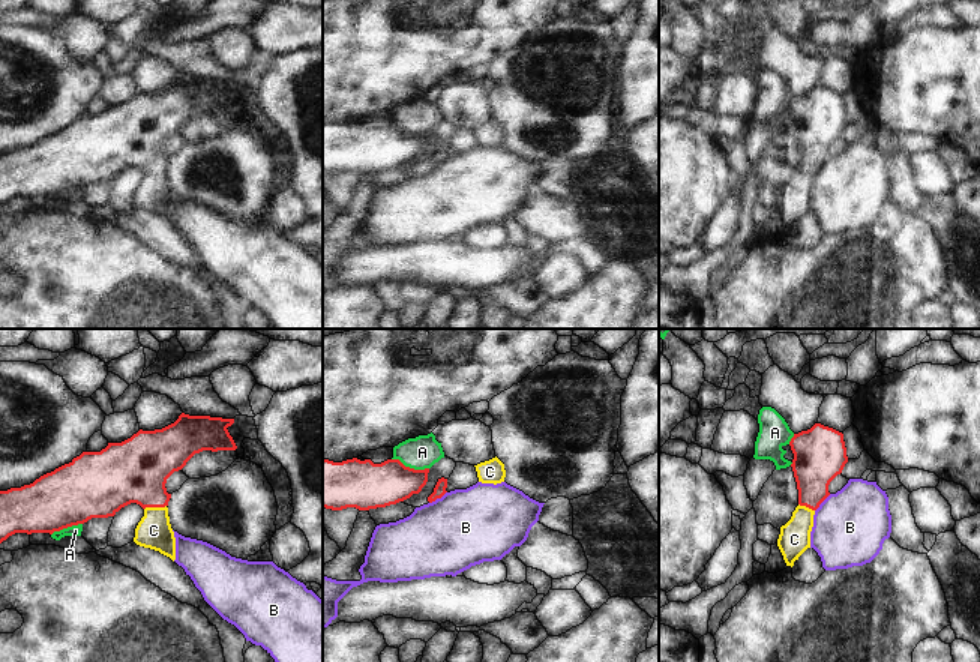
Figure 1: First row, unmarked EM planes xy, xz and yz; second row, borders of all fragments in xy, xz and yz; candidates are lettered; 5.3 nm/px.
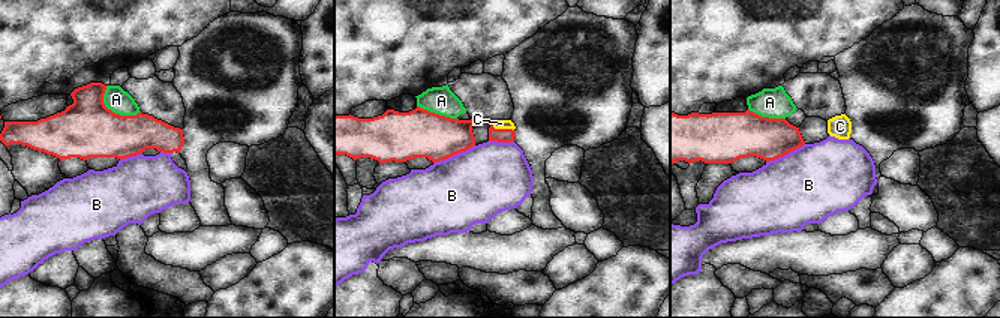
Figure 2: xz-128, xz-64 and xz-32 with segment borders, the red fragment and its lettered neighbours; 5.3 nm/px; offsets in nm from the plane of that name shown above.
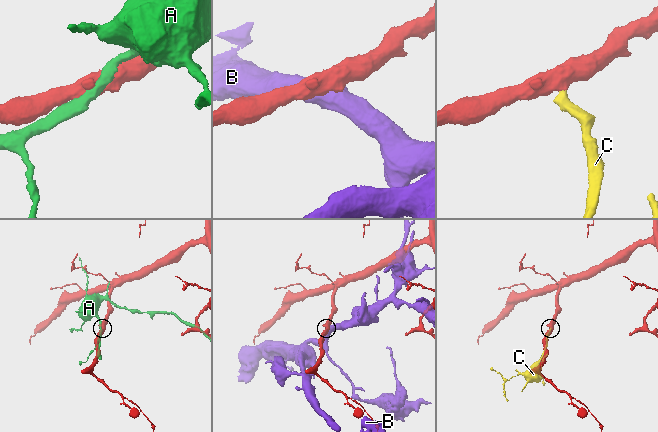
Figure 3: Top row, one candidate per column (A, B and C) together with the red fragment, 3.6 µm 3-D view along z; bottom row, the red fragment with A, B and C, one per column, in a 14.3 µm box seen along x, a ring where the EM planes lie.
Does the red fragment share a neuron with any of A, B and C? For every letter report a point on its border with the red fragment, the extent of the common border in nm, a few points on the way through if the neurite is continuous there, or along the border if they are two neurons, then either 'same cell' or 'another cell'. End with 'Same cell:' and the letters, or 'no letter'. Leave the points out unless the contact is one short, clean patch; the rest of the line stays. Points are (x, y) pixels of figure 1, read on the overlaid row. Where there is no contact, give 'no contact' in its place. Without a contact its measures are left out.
A: meets red in xz at (408, 467); contact 200 nm long; another cell
B: meets red in xz at (437, 497); contact 120 nm long; another cell
C: meets red in xy at (155, 506); contact 120 nm long; runs through xy (135, 470), (150, 493), (155, 506), (153, 530); same cell
Same cell: C

